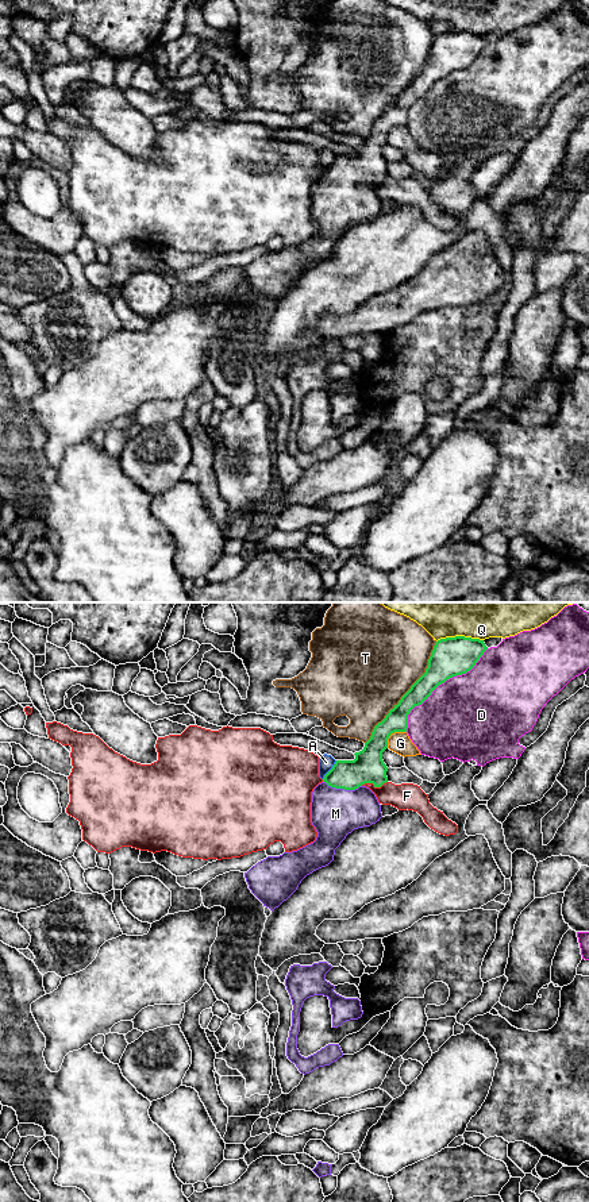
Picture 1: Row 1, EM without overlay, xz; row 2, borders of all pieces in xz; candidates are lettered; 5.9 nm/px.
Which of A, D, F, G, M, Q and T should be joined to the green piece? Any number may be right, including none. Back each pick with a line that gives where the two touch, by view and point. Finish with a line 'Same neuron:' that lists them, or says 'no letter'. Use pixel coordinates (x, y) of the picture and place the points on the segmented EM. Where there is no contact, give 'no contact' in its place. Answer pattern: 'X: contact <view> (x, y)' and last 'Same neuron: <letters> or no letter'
M: contact xz (342, 788)
Same neuron: M

